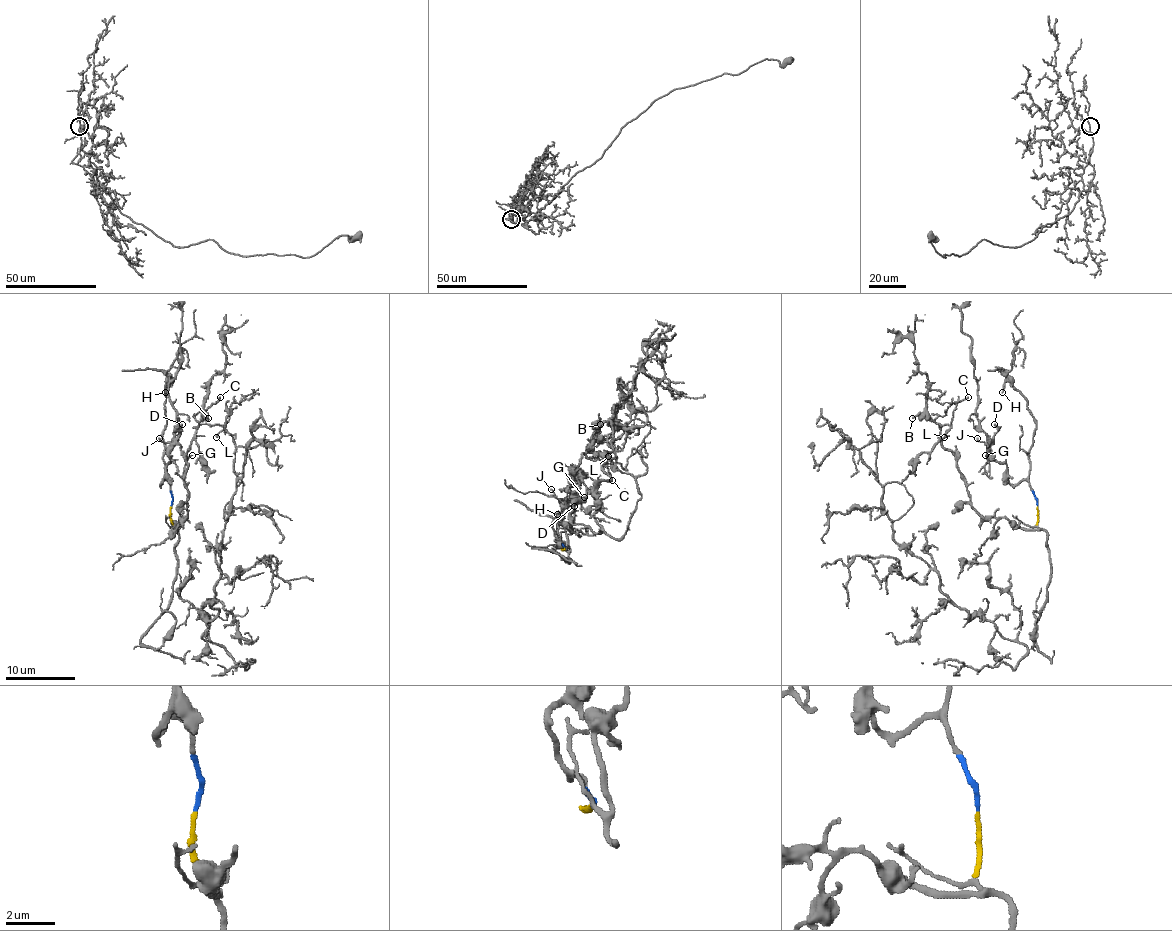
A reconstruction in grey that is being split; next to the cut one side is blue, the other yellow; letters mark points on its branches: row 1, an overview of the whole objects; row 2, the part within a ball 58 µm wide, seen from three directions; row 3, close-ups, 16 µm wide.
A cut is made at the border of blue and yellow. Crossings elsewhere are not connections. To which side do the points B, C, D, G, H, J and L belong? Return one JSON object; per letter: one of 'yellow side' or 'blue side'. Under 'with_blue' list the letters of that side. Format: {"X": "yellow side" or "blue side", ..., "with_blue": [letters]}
{"B": "yellow side", "C": "yellow side", "D": "blue side", "G": "blue side", "H": "blue side", "J": "blue side", "L": "yellow side", "with_blue": ["D", "G", "H", "J"]}

